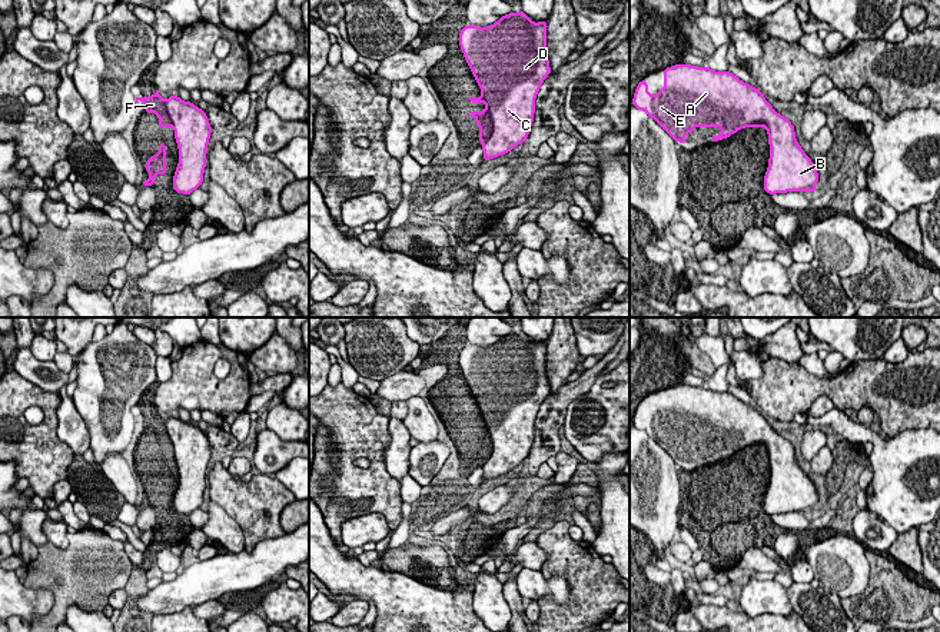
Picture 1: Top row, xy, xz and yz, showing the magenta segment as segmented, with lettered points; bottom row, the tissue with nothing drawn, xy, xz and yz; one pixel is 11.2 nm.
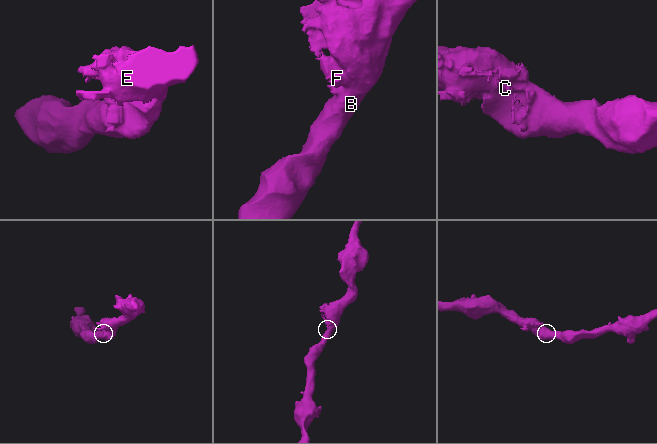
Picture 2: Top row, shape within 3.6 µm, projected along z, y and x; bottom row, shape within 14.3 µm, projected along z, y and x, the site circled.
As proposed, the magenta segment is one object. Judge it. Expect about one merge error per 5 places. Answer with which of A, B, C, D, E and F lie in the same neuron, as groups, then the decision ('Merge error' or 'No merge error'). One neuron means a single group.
Groups: A B C D E F. No merge error

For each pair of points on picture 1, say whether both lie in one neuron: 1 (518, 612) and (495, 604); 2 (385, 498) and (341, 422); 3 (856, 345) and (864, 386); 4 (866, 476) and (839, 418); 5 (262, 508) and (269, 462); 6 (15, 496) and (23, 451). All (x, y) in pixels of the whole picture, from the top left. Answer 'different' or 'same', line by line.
1: different
2: same
3: different
4: different
5: different
6: different

